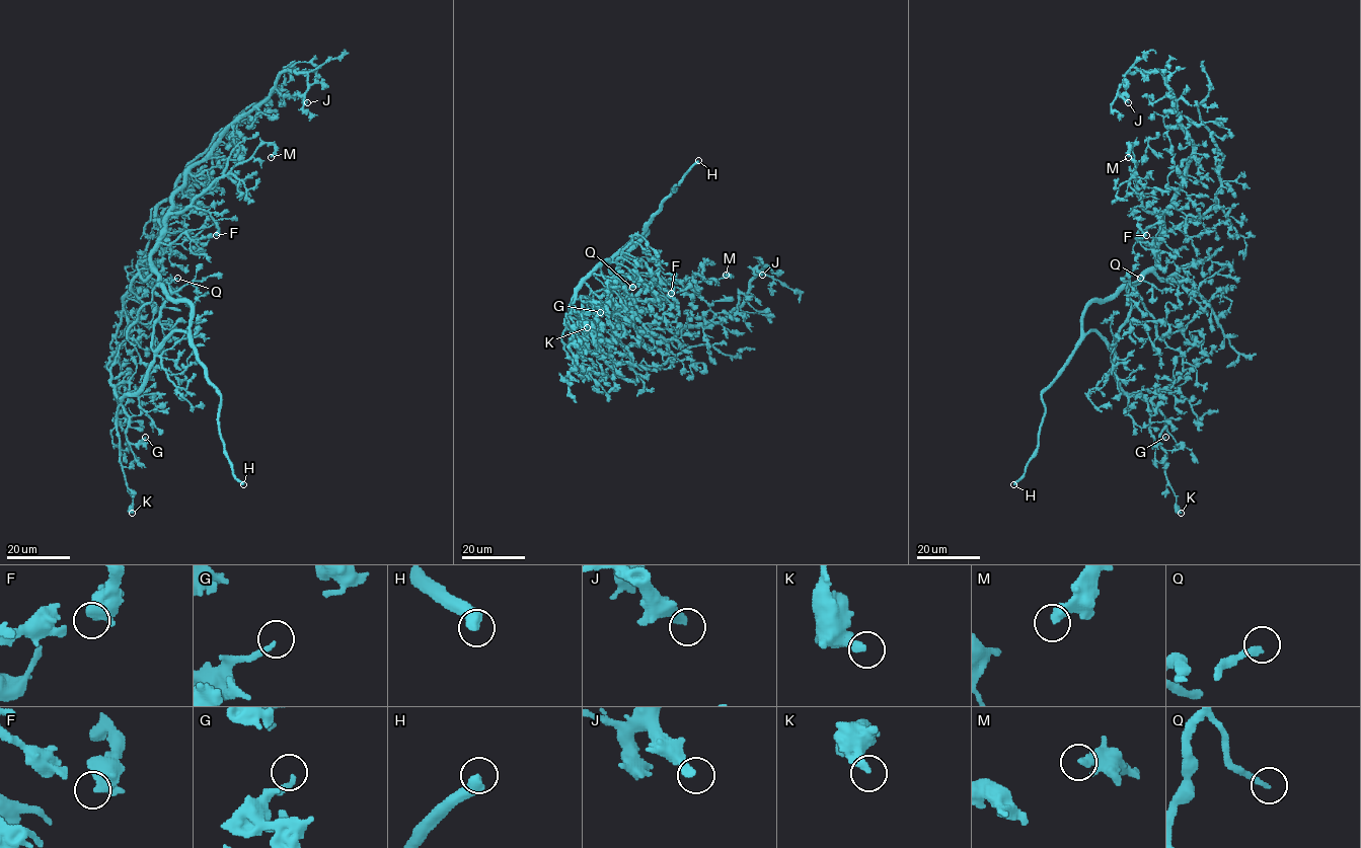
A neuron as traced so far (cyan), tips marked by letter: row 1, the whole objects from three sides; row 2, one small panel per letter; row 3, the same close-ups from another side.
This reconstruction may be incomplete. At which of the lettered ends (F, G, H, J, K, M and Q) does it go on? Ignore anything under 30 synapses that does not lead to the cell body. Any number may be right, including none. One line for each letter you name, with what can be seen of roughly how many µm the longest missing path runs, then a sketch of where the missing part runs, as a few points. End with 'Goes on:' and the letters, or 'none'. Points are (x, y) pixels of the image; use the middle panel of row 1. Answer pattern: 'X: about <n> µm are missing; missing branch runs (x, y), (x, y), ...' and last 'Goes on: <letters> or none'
H: about 60 µm are missing; missing branch runs (698, 160), (710, 154), (729, 136), (759, 90), (812, 41)
Q: about 10 µm are missing; missing branch runs (632, 287), (658, 300)
Goes on: H, Q

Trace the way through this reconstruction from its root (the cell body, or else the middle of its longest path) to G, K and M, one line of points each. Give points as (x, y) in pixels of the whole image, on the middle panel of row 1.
G: (607, 295), (646, 230), (578, 291), (577, 299), (583, 296), (600, 312)
K: (607, 295), (621, 261), (646, 230), (598, 266), (578, 291), (571, 312), (574, 307), (587, 327)
M: (607, 295), (607, 304), (624, 308), (650, 286), (701, 282), (730, 276), (726, 275)

